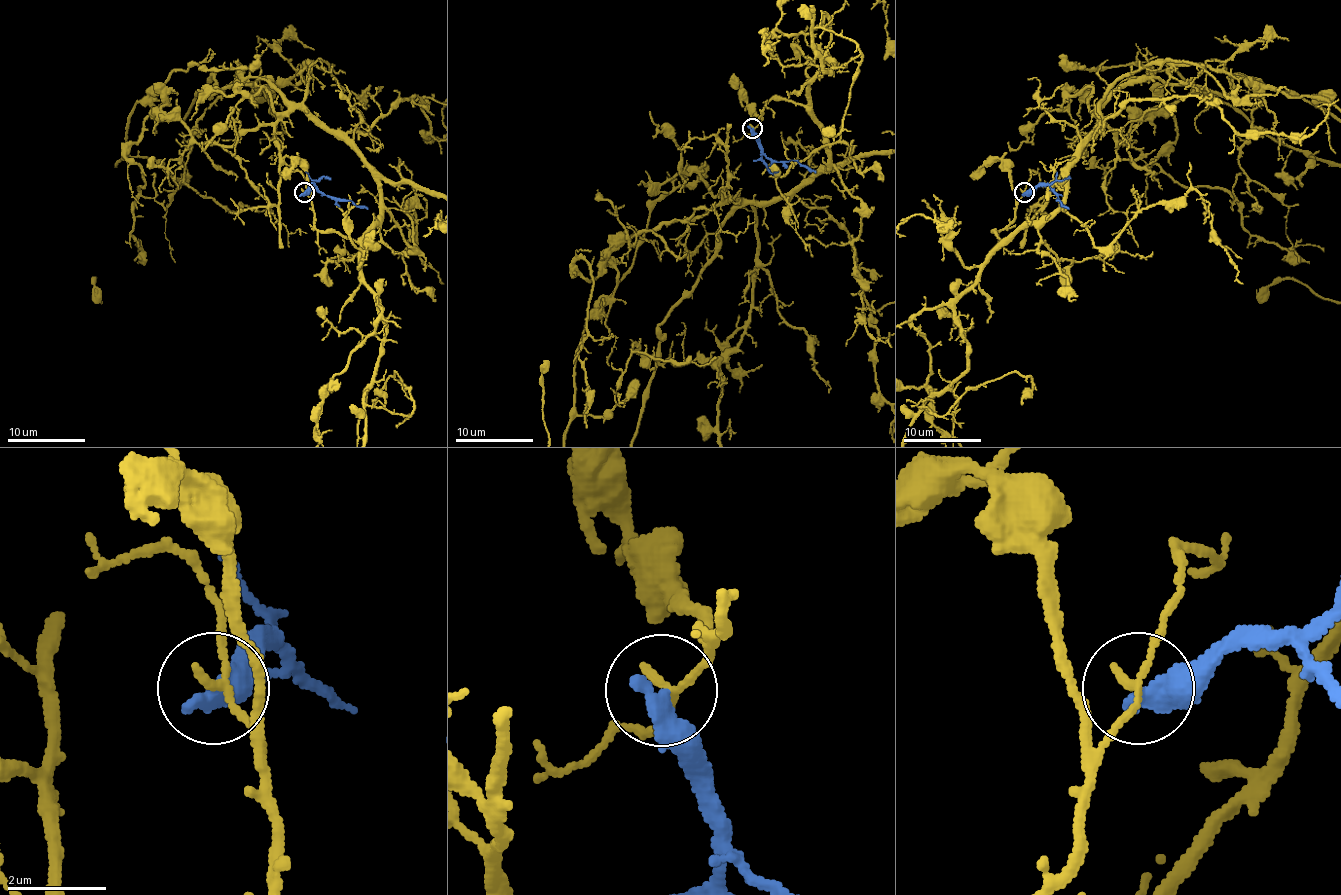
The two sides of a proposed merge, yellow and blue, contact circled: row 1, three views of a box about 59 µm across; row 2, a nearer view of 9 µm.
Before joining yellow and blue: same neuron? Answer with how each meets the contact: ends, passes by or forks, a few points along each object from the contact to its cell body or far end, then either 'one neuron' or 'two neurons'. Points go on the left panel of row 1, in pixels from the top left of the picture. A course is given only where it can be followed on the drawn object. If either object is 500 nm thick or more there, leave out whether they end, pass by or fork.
yellow passes by | blue ends | blue via (305, 193), (314, 185), (324, 195), (367, 208) | two neurons

